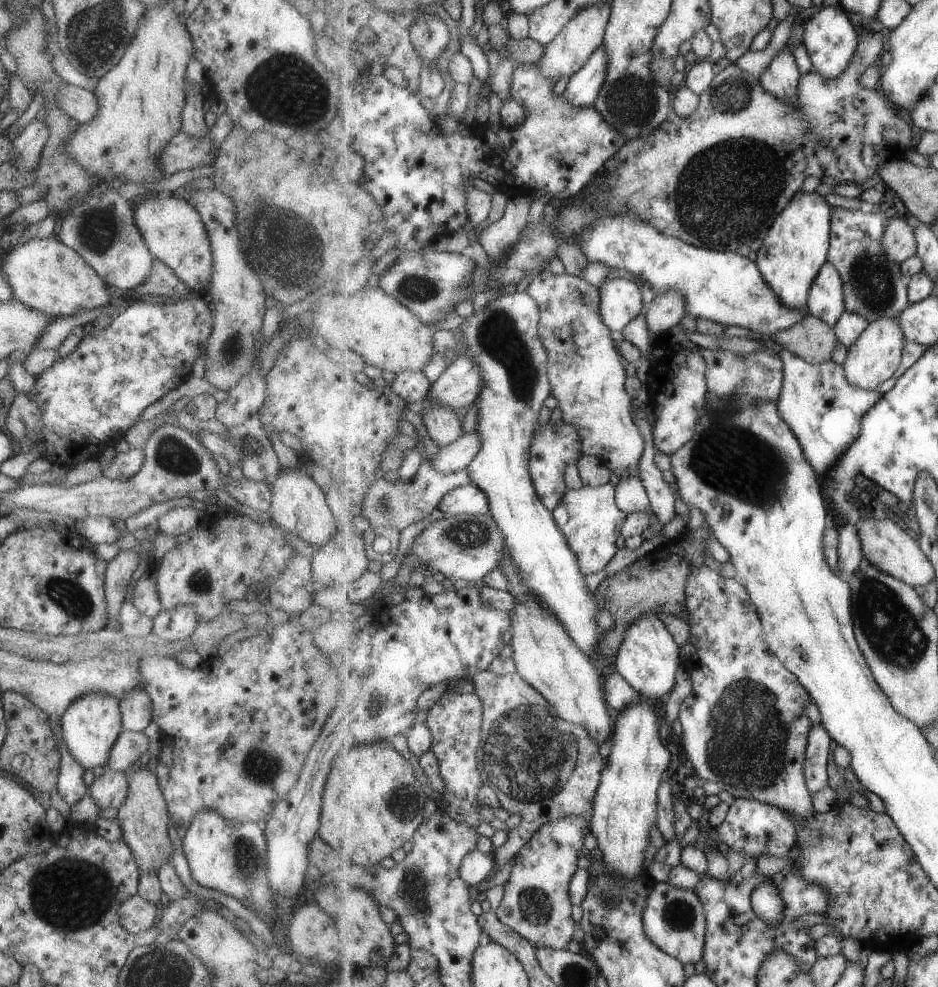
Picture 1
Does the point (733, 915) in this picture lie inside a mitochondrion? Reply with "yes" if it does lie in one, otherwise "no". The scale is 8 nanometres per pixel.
no

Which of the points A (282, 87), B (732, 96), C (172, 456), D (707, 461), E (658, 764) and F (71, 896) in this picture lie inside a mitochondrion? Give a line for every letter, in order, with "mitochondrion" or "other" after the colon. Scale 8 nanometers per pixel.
A: mitochondrion
B: mitochondrion
C: mitochondrion
D: mitochondrion
E: other
F: mitochondrion

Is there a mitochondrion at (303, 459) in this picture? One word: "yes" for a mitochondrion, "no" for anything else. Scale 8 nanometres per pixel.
no

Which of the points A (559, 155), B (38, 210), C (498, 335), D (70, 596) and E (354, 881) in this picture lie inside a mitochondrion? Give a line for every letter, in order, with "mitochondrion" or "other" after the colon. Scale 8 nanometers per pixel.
A: other
B: other
C: mitochondrion
D: mitochondrion
E: other

